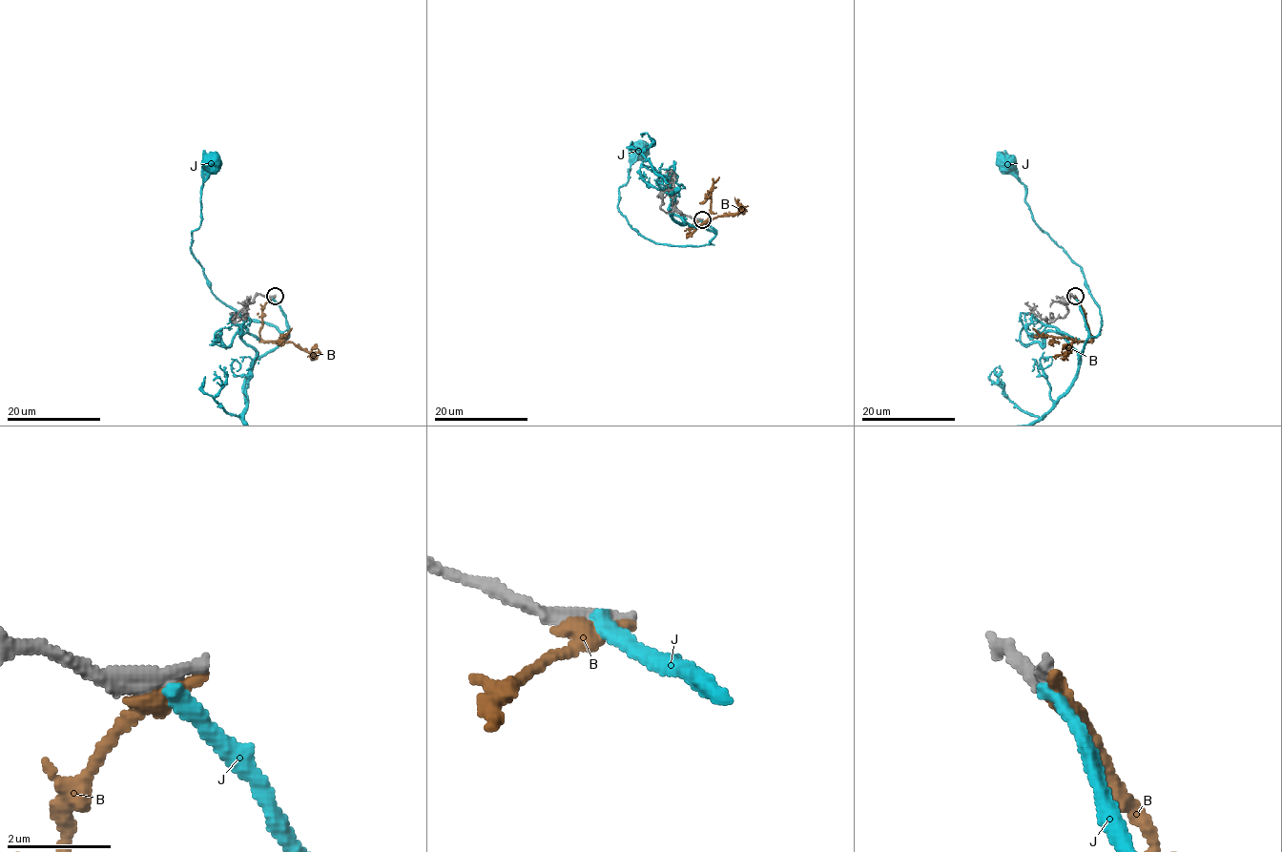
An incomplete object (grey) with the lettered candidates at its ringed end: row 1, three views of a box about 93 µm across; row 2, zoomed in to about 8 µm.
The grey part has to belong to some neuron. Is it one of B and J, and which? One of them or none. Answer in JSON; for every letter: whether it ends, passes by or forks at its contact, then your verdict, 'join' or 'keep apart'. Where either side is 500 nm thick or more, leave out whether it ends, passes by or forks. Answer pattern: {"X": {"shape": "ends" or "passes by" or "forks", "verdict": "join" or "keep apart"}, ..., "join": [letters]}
{"B": {"shape": "ends", "verdict": "keep apart"}, "J": {"shape": "ends", "verdict": "keep apart"}, "join": []}

